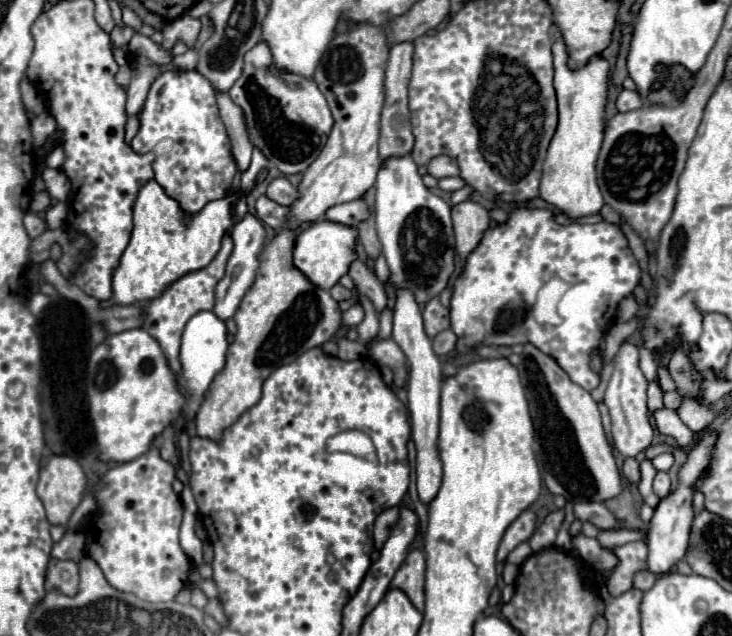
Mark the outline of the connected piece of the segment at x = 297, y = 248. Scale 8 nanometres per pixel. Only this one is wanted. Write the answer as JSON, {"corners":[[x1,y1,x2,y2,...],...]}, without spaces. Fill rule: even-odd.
{"corners":[[317,220,311,224,307,230,299,232,293,244,293,266,311,282,317,284,317,288,329,290,337,280,347,274,349,264,357,258,355,256,355,236,357,232,349,226,337,224,337,222,327,222,327,220]]}

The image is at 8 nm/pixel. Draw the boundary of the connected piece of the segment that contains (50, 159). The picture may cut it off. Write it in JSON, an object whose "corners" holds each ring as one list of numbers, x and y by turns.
{"corners":[[61,146,53,148,53,152,51,152,51,154,47,156,47,160,45,160,45,164,47,164,49,168,61,168,63,162,65,162,65,152,63,152]]}

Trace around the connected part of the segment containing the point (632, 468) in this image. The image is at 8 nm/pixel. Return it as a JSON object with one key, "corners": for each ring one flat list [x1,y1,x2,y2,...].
{"corners":[[625,458,625,462,623,462,623,474,627,476,629,482,637,484,637,480,639,480,639,464,637,464,635,458]]}

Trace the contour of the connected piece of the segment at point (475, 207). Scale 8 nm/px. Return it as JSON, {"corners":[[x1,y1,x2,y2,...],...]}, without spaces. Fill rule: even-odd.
{"corners":[[465,200,451,208,451,218,457,240,455,246,461,254,461,260,465,260,467,254,479,244,483,232,489,228,489,214,481,204]]}

